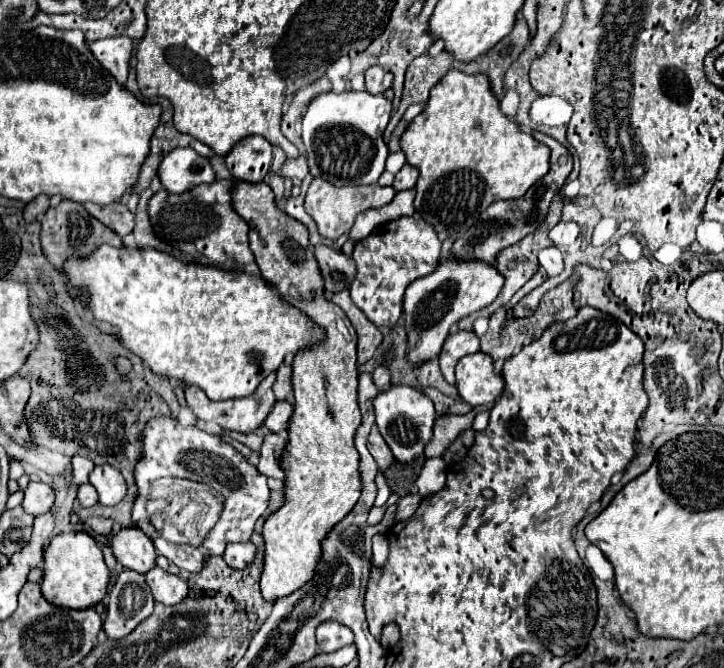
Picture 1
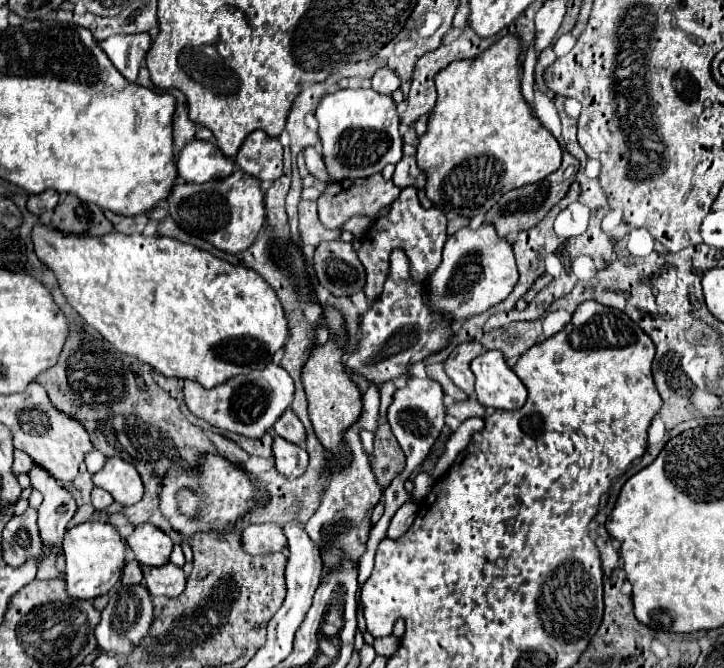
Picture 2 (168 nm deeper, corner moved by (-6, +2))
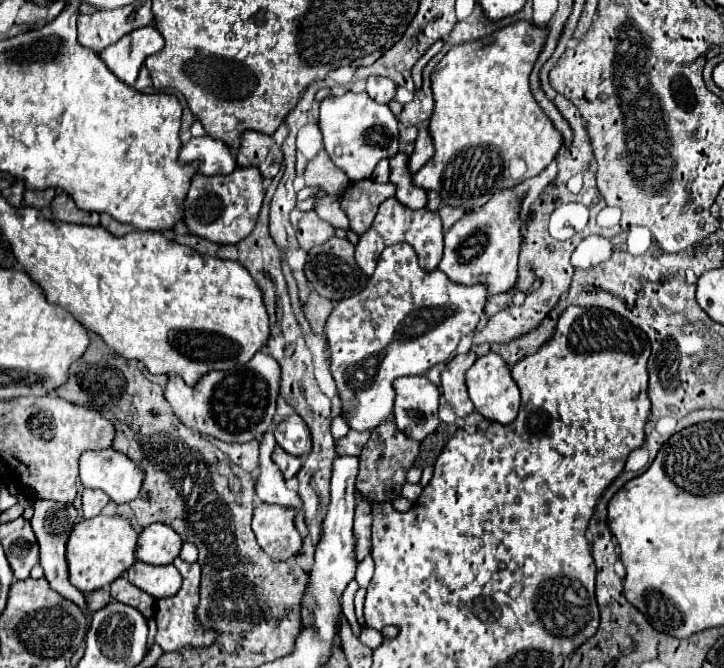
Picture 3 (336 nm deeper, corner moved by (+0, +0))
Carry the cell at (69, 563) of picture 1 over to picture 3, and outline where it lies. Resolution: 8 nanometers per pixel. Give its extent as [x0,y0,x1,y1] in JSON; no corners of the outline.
[67,515,139,593]

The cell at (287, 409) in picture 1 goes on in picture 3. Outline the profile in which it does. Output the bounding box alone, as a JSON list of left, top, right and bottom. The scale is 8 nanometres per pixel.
[275,413,311,457]

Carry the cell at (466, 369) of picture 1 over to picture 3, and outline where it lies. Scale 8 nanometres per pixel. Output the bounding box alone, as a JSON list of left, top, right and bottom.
[465,353,519,425]

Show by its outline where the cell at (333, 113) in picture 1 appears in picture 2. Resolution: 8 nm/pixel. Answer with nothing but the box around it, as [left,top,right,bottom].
[315,89,401,181]

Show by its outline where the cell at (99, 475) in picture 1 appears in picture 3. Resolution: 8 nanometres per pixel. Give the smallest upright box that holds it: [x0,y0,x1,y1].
[79,447,143,503]

